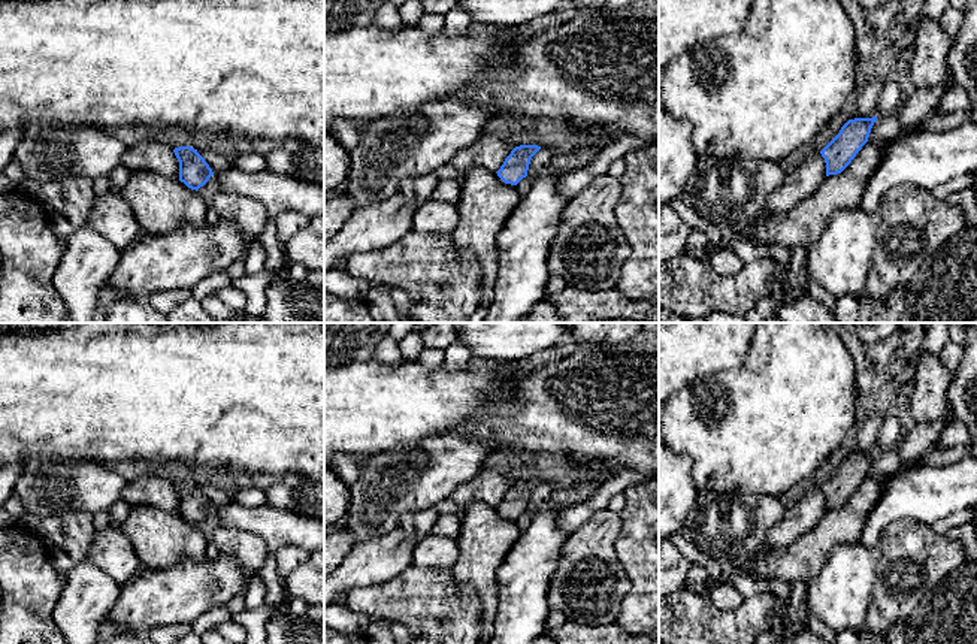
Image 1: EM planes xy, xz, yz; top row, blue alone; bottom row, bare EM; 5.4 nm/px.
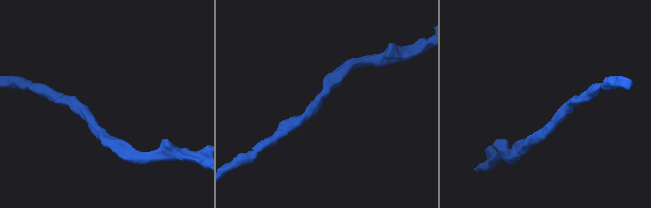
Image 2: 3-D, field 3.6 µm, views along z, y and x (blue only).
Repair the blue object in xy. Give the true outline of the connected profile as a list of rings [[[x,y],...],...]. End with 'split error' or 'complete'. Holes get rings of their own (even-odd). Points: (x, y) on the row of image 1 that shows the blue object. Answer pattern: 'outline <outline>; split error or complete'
outline [[[179,146],[175,148],[173,152],[179,161],[179,181],[188,188],[197,191],[214,175],[212,169],[197,149],[191,146]]]; complete

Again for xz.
outline [[[538,145],[515,146],[496,172],[497,176],[505,184],[517,185],[523,178],[527,176],[530,160],[539,149],[541,146]]]; complete

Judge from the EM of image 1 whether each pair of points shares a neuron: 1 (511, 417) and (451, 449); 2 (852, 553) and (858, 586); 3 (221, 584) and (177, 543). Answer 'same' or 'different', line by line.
1: different
2: same
3: different

